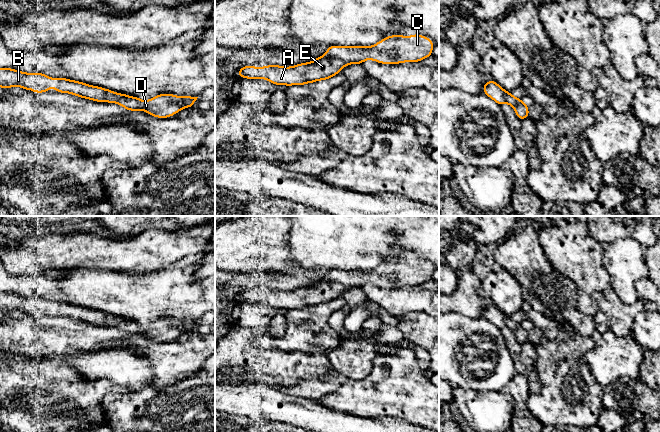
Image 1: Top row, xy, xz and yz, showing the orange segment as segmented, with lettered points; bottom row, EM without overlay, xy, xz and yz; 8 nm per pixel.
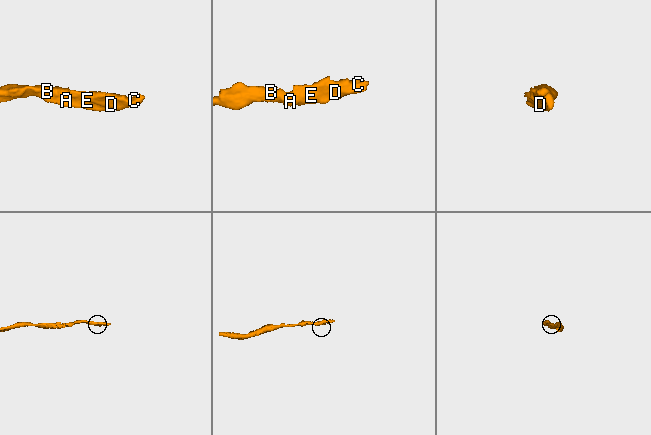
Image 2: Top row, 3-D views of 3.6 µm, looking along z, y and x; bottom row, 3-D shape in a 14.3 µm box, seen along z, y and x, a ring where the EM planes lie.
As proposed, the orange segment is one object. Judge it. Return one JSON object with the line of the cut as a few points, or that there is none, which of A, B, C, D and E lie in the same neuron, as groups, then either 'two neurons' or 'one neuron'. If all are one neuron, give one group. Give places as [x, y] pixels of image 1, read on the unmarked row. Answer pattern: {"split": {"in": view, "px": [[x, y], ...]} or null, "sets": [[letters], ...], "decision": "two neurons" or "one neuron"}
{"split": null, "sets": [["A", "B", "C", "D", "E"]], "decision": "one neuron"}

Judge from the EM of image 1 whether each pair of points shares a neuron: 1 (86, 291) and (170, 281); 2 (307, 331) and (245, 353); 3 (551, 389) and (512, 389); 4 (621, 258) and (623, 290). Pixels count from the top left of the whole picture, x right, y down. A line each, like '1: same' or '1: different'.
1: same
2: different
3: different
4: same

